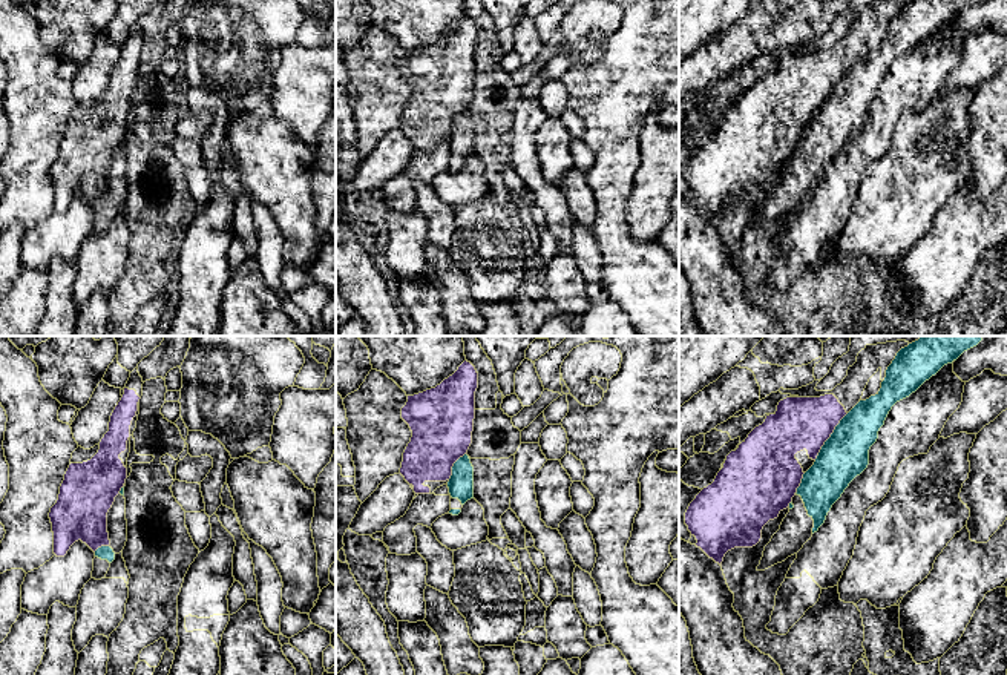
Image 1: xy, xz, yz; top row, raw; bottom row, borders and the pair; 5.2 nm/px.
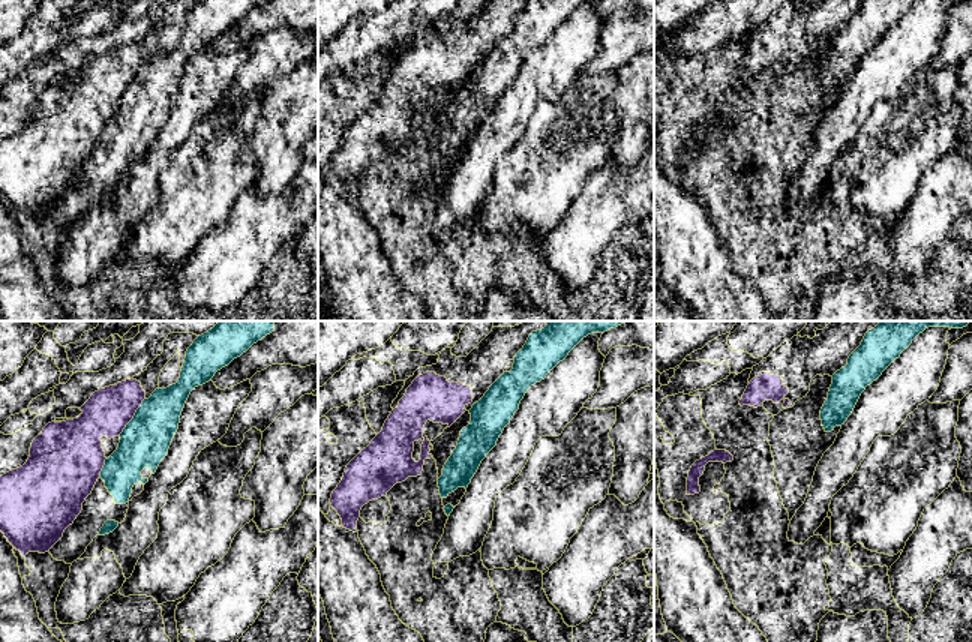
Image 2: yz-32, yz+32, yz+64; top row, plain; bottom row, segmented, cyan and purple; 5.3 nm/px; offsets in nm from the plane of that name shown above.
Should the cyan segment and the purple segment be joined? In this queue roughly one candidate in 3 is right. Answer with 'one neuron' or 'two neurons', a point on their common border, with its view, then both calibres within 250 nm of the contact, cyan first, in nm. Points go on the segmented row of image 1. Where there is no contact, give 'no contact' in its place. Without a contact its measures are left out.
two neurons | yz (831, 436) | 240/280 nm

